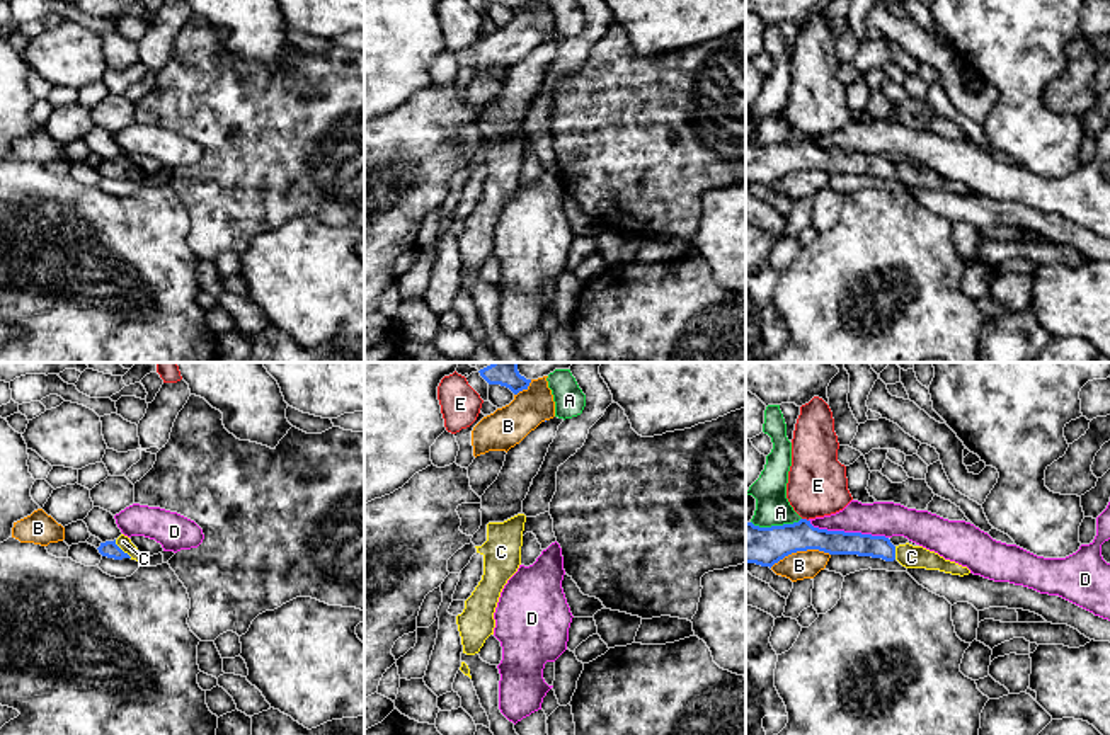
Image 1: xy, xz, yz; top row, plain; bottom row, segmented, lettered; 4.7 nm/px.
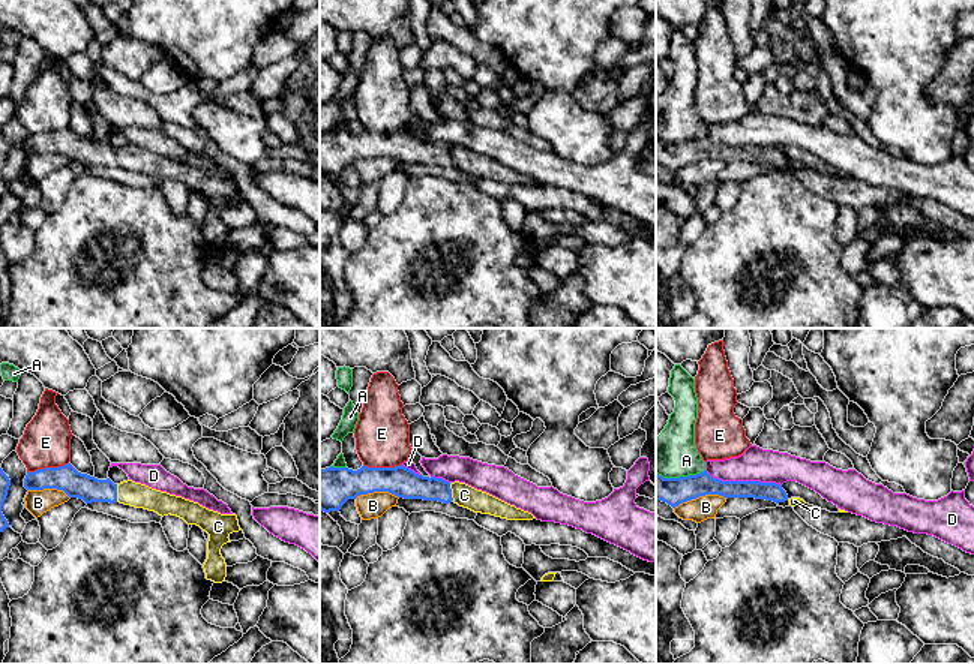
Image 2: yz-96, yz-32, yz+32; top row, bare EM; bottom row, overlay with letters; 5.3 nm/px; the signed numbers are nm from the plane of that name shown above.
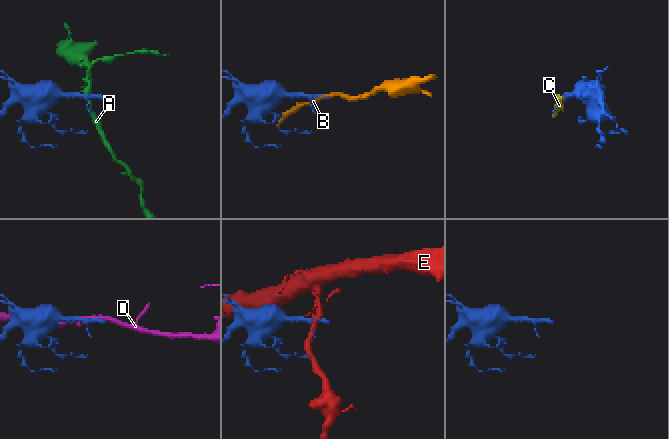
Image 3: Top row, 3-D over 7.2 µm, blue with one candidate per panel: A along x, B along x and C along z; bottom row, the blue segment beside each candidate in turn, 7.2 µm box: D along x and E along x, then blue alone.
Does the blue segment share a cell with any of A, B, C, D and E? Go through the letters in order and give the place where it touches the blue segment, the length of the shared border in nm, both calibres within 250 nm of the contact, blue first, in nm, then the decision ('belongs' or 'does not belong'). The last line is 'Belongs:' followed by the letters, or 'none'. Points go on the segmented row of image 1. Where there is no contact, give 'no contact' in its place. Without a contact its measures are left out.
A: yz (775, 526) | 240 nm | 190/160 nm | does not belong
B: yz (799, 550) | 300 nm | 190/130 nm | does not belong
C: xy (121, 550) | 120 nm | 80/70 nm | belongs
D: yz (848, 533) | 380 nm | 140/160 nm | does not belong
E: yz (806, 519) | 40 nm | 180/280 nm | does not belong
Belongs: C

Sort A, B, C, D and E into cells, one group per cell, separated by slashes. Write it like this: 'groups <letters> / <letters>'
groups A / B / C / D / E

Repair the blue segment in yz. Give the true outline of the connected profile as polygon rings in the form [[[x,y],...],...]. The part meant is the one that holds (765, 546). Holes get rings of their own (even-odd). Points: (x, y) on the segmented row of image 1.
[[[807,519],[793,524],[759,527],[746,522],[746,563],[773,567],[785,556],[819,550],[829,555],[858,555],[897,560],[906,568],[940,570],[952,575],[969,575],[970,570],[945,560],[935,551],[909,543],[894,546],[885,536],[819,529]]]

